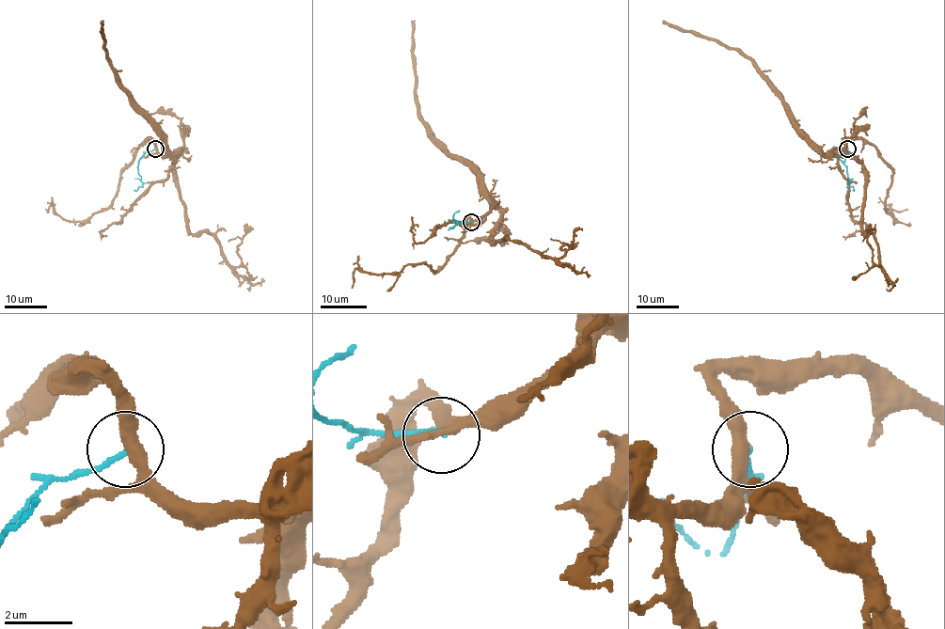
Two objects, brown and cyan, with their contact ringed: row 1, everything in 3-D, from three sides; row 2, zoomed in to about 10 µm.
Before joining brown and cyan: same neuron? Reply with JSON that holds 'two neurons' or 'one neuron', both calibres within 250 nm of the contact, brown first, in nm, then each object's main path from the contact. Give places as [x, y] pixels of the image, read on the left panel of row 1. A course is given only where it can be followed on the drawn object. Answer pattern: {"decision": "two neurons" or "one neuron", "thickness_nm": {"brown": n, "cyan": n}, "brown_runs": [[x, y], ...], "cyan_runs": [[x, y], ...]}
{"decision": "two neurons", "thickness_nm": {"brown": 400, "cyan": 150}, "brown_runs": [[155, 148], [161, 154], [172, 156], [166, 153], [165, 137], [122, 85], [109, 60], [102, 20]], "cyan_runs": [[155, 148], [146, 152], [138, 163], [138, 174], [144, 183], [133, 190]]}

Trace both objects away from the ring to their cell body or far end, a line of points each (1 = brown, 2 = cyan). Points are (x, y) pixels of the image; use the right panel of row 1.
1: (848, 148), (842, 155), (824, 153), (798, 128), (781, 96), (750, 60), (735, 49), (663, 20)
2: (848, 148), (843, 163), (849, 183), (854, 190)

